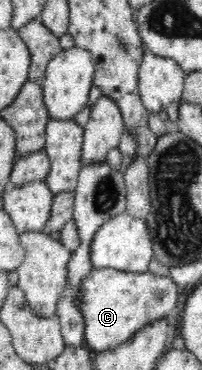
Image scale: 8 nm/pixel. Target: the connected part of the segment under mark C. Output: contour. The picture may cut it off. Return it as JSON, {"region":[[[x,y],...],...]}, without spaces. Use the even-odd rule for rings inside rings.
{"region":[[[93,269],[81,281],[77,306],[83,313],[85,340],[94,352],[111,350],[130,339],[140,328],[162,316],[171,316],[181,305],[183,291],[170,276]]]}

